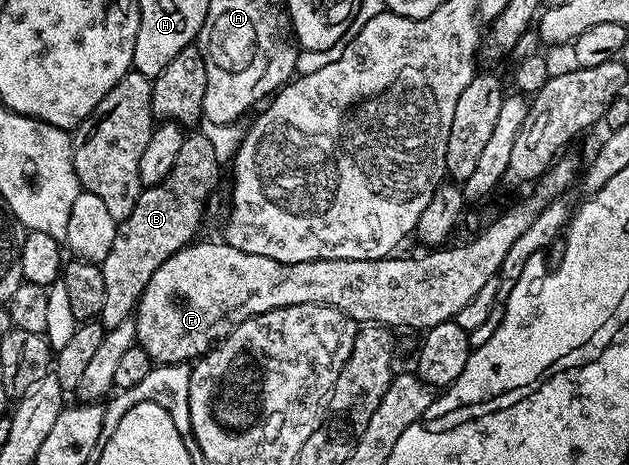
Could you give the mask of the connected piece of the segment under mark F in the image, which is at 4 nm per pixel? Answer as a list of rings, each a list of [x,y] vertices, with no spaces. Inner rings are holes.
[[[558,156],[541,174],[539,184],[533,187],[538,189],[531,190],[498,221],[491,222],[474,241],[469,241],[466,245],[437,247],[432,251],[425,251],[422,257],[390,255],[379,259],[319,259],[307,263],[279,263],[275,259],[267,259],[267,255],[251,255],[247,251],[239,251],[239,247],[231,247],[221,239],[190,243],[171,255],[171,259],[167,259],[167,263],[163,263],[163,267],[159,267],[155,275],[151,275],[151,283],[147,283],[137,303],[137,345],[147,351],[147,355],[158,365],[193,363],[197,358],[204,357],[247,318],[279,307],[303,303],[330,305],[358,323],[388,327],[402,325],[405,329],[418,331],[430,329],[444,321],[452,321],[462,307],[471,303],[471,298],[483,288],[487,279],[498,276],[507,251],[514,246],[515,239],[535,221],[537,213],[543,211],[545,205],[560,198],[565,193],[564,189],[572,183],[573,176],[576,173],[578,176],[579,165],[577,169],[576,159],[565,156]]]

